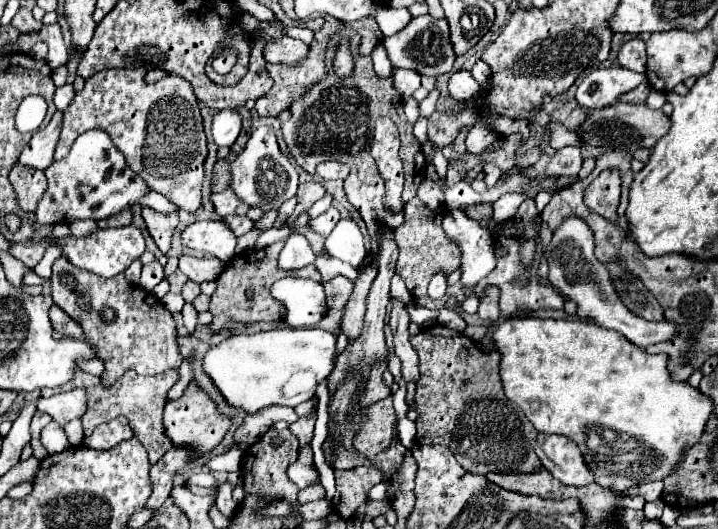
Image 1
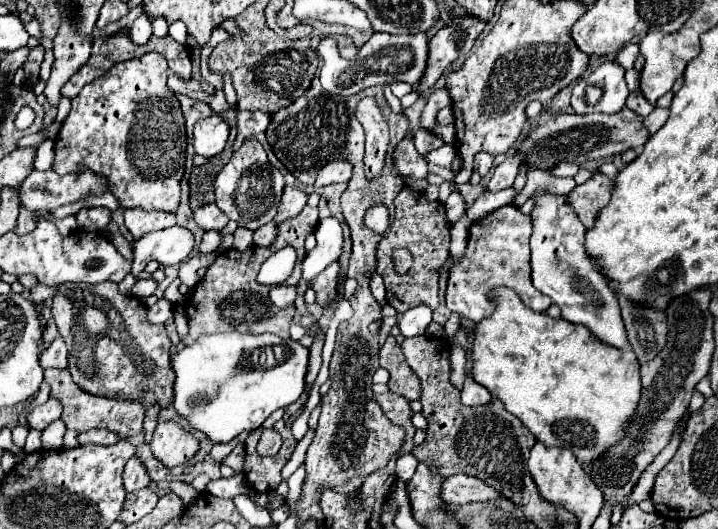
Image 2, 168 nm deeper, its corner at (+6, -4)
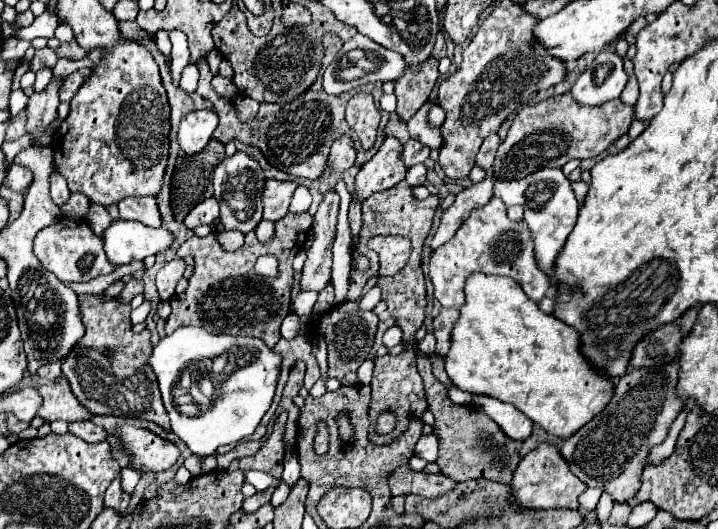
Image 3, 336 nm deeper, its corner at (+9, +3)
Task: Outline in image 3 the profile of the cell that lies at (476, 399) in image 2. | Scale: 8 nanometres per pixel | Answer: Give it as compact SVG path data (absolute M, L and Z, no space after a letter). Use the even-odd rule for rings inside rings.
M472 396L472 402L476 408L484 410L500 428L504 428L506 436L512 436L514 440L526 440L532 432L532 422L514 406L504 404L490 396Z

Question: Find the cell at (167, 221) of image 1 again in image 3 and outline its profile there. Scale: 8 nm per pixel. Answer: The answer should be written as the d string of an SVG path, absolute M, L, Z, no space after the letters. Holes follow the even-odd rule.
M124 198L118 208L122 220L138 220L146 226L162 226L156 198Z

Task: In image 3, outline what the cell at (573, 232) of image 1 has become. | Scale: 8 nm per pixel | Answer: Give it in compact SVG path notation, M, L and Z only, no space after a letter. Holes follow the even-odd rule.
M542 168L540 172L532 172L532 176L526 176L522 180L498 180L494 196L498 196L506 206L520 204L524 208L524 220L532 232L536 264L550 278L552 294L556 298L558 290L562 288L556 278L556 258L560 256L566 238L576 226L578 218L578 200L574 196L570 180L562 174L560 168Z

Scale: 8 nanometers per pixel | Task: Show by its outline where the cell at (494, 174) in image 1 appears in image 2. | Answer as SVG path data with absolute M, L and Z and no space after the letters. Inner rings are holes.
M477 153L475 155L475 171L481 177L485 177L491 173L491 169L493 169L493 157L489 153Z

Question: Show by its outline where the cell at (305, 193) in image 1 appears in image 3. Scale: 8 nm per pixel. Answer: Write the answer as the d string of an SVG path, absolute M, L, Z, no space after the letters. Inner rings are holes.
M268 180L268 186L264 188L264 220L280 220L288 214L292 194L298 188L296 182L280 182L280 180Z

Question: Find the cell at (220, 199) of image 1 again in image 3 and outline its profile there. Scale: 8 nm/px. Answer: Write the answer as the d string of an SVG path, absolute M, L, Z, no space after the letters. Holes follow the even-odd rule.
M208 198L204 202L200 202L196 208L192 208L188 212L188 216L184 218L184 224L188 228L198 228L202 224L208 224L208 226L216 226L220 220L220 212L218 212L218 202L216 198Z

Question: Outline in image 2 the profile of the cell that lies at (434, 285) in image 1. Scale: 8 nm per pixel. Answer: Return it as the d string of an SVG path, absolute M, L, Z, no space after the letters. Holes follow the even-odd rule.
M419 305L419 307L403 313L397 325L399 325L401 335L407 339L407 337L413 337L413 335L425 333L425 327L429 323L431 323L431 309L427 305Z

